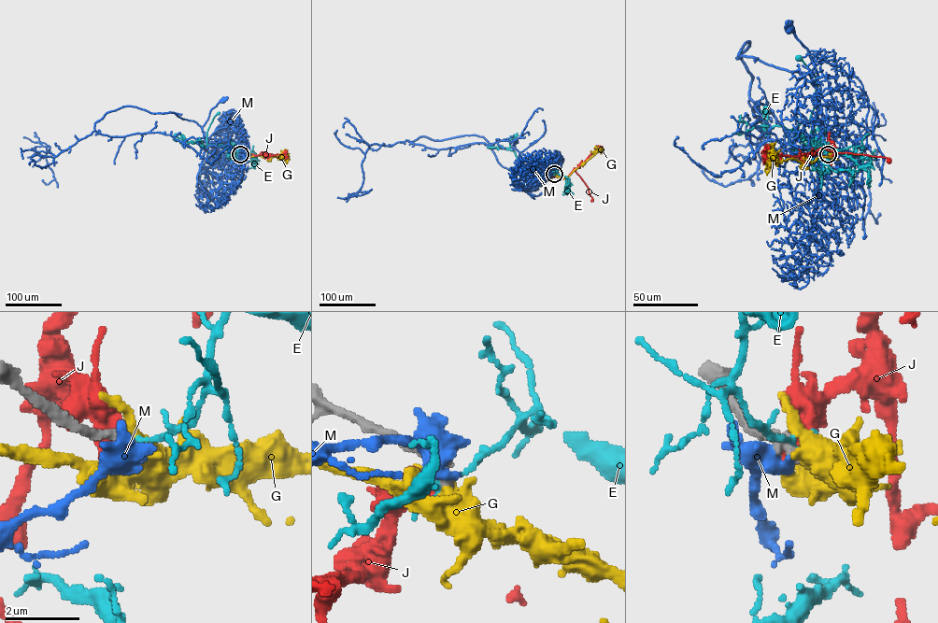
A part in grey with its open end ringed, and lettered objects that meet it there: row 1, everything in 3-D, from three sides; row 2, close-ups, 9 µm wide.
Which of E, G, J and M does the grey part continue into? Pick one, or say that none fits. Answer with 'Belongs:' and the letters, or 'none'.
Belongs: none

